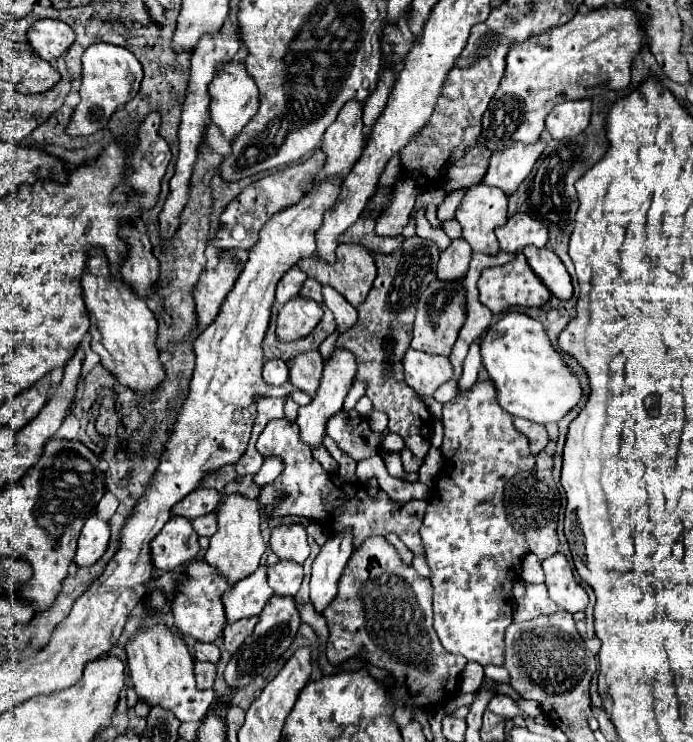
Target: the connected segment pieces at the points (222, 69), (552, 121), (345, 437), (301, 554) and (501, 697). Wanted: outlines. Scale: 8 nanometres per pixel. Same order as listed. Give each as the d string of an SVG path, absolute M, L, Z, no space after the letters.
M227 62L227 64L219 66L219 74L211 82L209 94L211 94L211 122L217 124L223 130L227 140L233 140L259 108L257 86L247 76L245 66L241 62L237 62L237 64L235 62Z
M585 98L561 102L549 112L545 124L555 140L563 140L581 134L587 128L589 118L591 118L591 100Z
M341 410L341 414L335 414L335 418L327 420L327 436L331 436L353 460L373 456L381 446L381 432L373 432L369 428L369 420L355 410Z
M283 524L273 528L269 544L279 558L293 560L297 564L303 564L309 556L307 534L305 534L305 526L301 524Z
M495 694L489 702L489 708L493 708L495 714L503 716L503 718L515 718L521 714L521 710L517 708L517 704L513 702L513 698L505 696L505 694Z

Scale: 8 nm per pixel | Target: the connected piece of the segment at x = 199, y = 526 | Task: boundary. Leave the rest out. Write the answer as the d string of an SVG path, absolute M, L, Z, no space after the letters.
M215 512L205 514L205 516L199 516L199 518L195 518L191 524L193 524L193 528L195 528L195 532L197 532L199 536L207 536L207 538L211 538L211 536L215 534L215 530L217 530Z

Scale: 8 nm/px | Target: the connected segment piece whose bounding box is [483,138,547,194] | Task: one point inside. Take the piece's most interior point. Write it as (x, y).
(508, 168)

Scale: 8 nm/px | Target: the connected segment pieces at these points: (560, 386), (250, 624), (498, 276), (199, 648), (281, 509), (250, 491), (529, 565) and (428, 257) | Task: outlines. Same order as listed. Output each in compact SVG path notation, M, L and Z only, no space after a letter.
M509 312L483 334L481 342L483 366L497 386L497 400L511 416L527 418L537 424L559 422L583 396L579 378L563 362L543 328L543 324L527 314Z
M257 616L255 618L243 618L243 620L237 620L233 624L227 624L225 630L223 630L223 638L225 638L225 648L233 654L247 636L253 634L253 628L257 624Z
M517 252L515 258L503 266L487 268L483 270L479 278L479 300L483 306L487 306L493 314L501 314L513 306L531 306L531 308L541 308L549 300L549 290L543 286L543 282L533 274L533 270L527 264L527 258L523 252Z
M195 642L193 646L195 650L195 658L201 660L201 662L213 662L217 664L219 662L219 648L215 644L205 644L205 642Z
M271 420L265 430L261 432L257 440L257 450L263 456L277 454L285 462L285 470L281 476L263 486L259 502L263 504L263 510L267 516L305 516L329 532L341 532L351 528L353 530L353 550L357 550L363 540L371 536L387 536L389 532L395 532L399 540L413 552L423 554L423 544L419 538L419 526L423 522L423 510L427 508L427 502L423 500L409 500L409 502L395 502L389 498L387 492L377 492L375 496L367 494L367 488L359 488L361 484L351 484L351 488L345 488L343 482L329 482L329 476L319 466L319 462L313 458L311 450L299 442L299 426L291 420Z
M239 476L235 482L231 482L229 486L225 486L225 494L239 492L245 498L257 498L259 496L259 490L261 490L261 486L257 486L253 482L253 476Z
M527 554L523 578L525 578L527 582L537 582L537 584L543 584L543 582L545 582L545 574L543 574L543 570L541 570L541 562L535 558L535 554Z
M413 236L405 238L399 250L391 254L373 254L373 258L377 264L377 278L365 302L357 308L359 318L353 330L343 332L337 340L337 346L343 346L355 354L355 380L367 382L367 396L371 398L375 410L381 410L389 416L389 432L397 432L417 458L425 458L431 448L429 422L433 416L427 412L419 396L409 386L405 386L401 358L411 344L415 308L421 294L419 290L425 290L435 280L439 250L433 242Z

